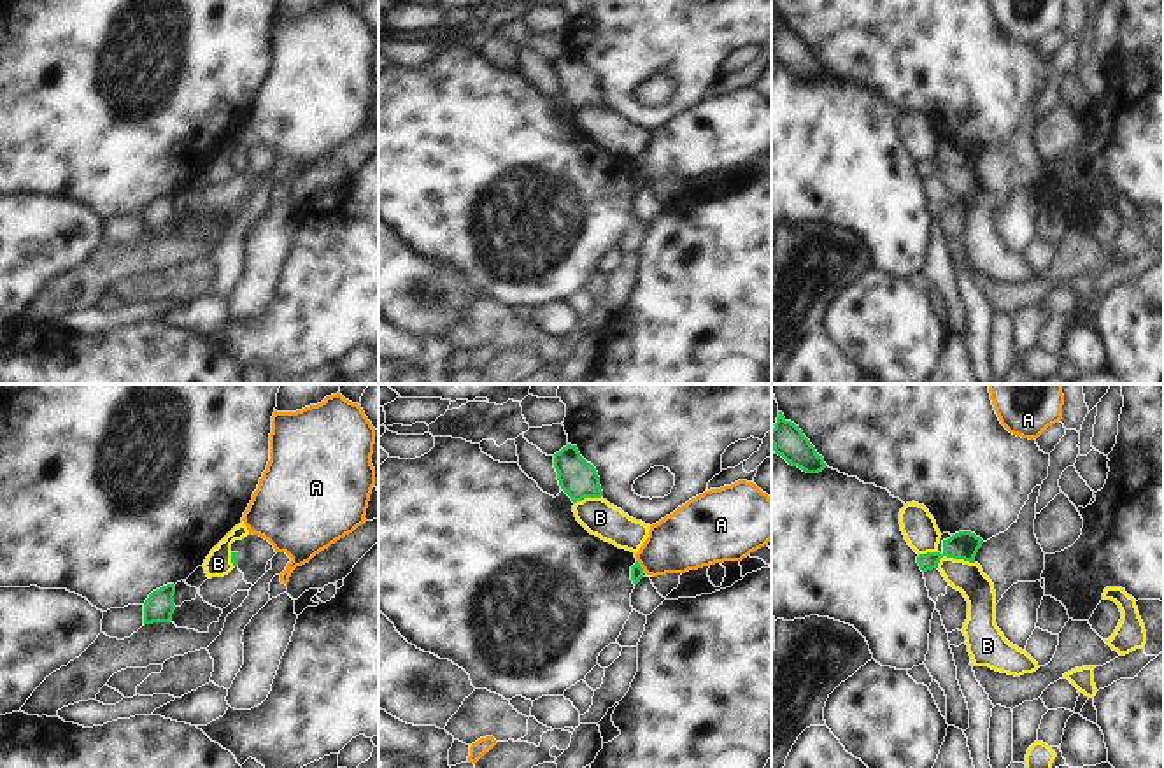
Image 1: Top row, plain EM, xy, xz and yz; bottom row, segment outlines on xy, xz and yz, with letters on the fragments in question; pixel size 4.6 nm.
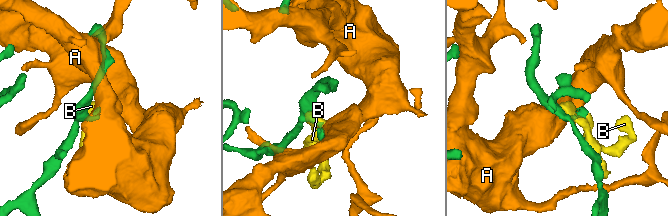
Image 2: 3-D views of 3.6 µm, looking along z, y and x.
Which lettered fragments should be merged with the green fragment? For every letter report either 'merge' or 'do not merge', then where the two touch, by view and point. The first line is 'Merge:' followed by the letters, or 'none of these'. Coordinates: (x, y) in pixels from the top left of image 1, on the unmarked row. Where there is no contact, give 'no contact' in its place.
Merge: none of these
A: do not merge; contact xz (638, 172)
B: do not merge; contact yz (952, 163)

